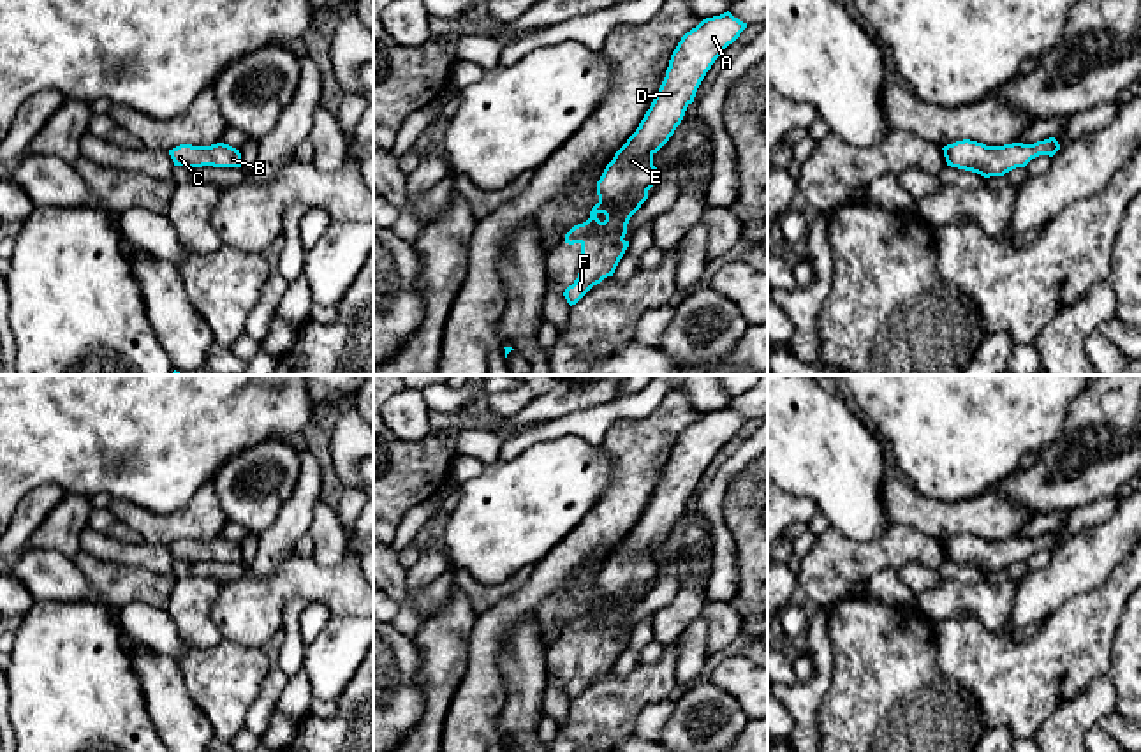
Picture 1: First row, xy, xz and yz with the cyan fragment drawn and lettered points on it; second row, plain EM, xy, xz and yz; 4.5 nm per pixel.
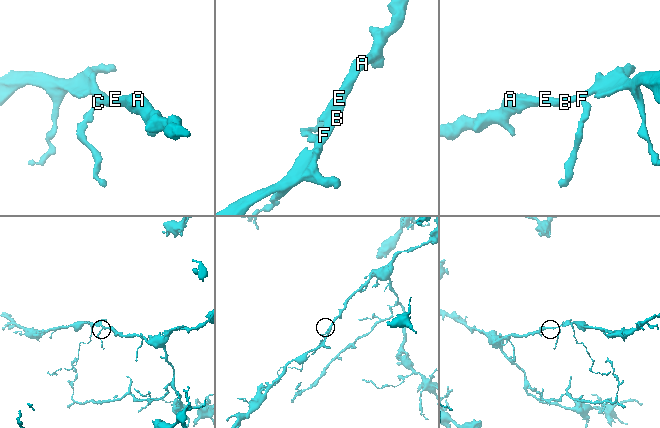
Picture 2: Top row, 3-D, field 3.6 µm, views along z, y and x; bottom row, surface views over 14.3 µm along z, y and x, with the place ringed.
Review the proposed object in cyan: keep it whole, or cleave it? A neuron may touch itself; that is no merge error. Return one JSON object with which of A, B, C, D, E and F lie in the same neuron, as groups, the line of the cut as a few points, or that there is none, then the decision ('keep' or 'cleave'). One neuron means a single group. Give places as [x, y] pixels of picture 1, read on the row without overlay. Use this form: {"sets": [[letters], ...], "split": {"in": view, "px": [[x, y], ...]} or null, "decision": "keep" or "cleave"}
{"sets": [["A", "B", "C", "D", "E", "F"]], "split": null, "decision": "keep"}

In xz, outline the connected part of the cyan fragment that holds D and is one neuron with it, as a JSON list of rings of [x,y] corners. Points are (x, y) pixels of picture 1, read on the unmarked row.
[[[727,405],[703,414],[678,437],[650,504],[597,576],[599,597],[590,613],[565,629],[565,638],[581,639],[578,673],[563,687],[570,701],[593,680],[613,671],[629,641],[623,634],[627,618],[657,578],[653,549],[681,518],[715,454],[745,423],[747,417]]]

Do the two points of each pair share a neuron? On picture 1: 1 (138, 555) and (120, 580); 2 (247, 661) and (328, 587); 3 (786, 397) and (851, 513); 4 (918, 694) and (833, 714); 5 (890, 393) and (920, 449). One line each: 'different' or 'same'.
1: different
2: different
3: same
4: same
5: same

